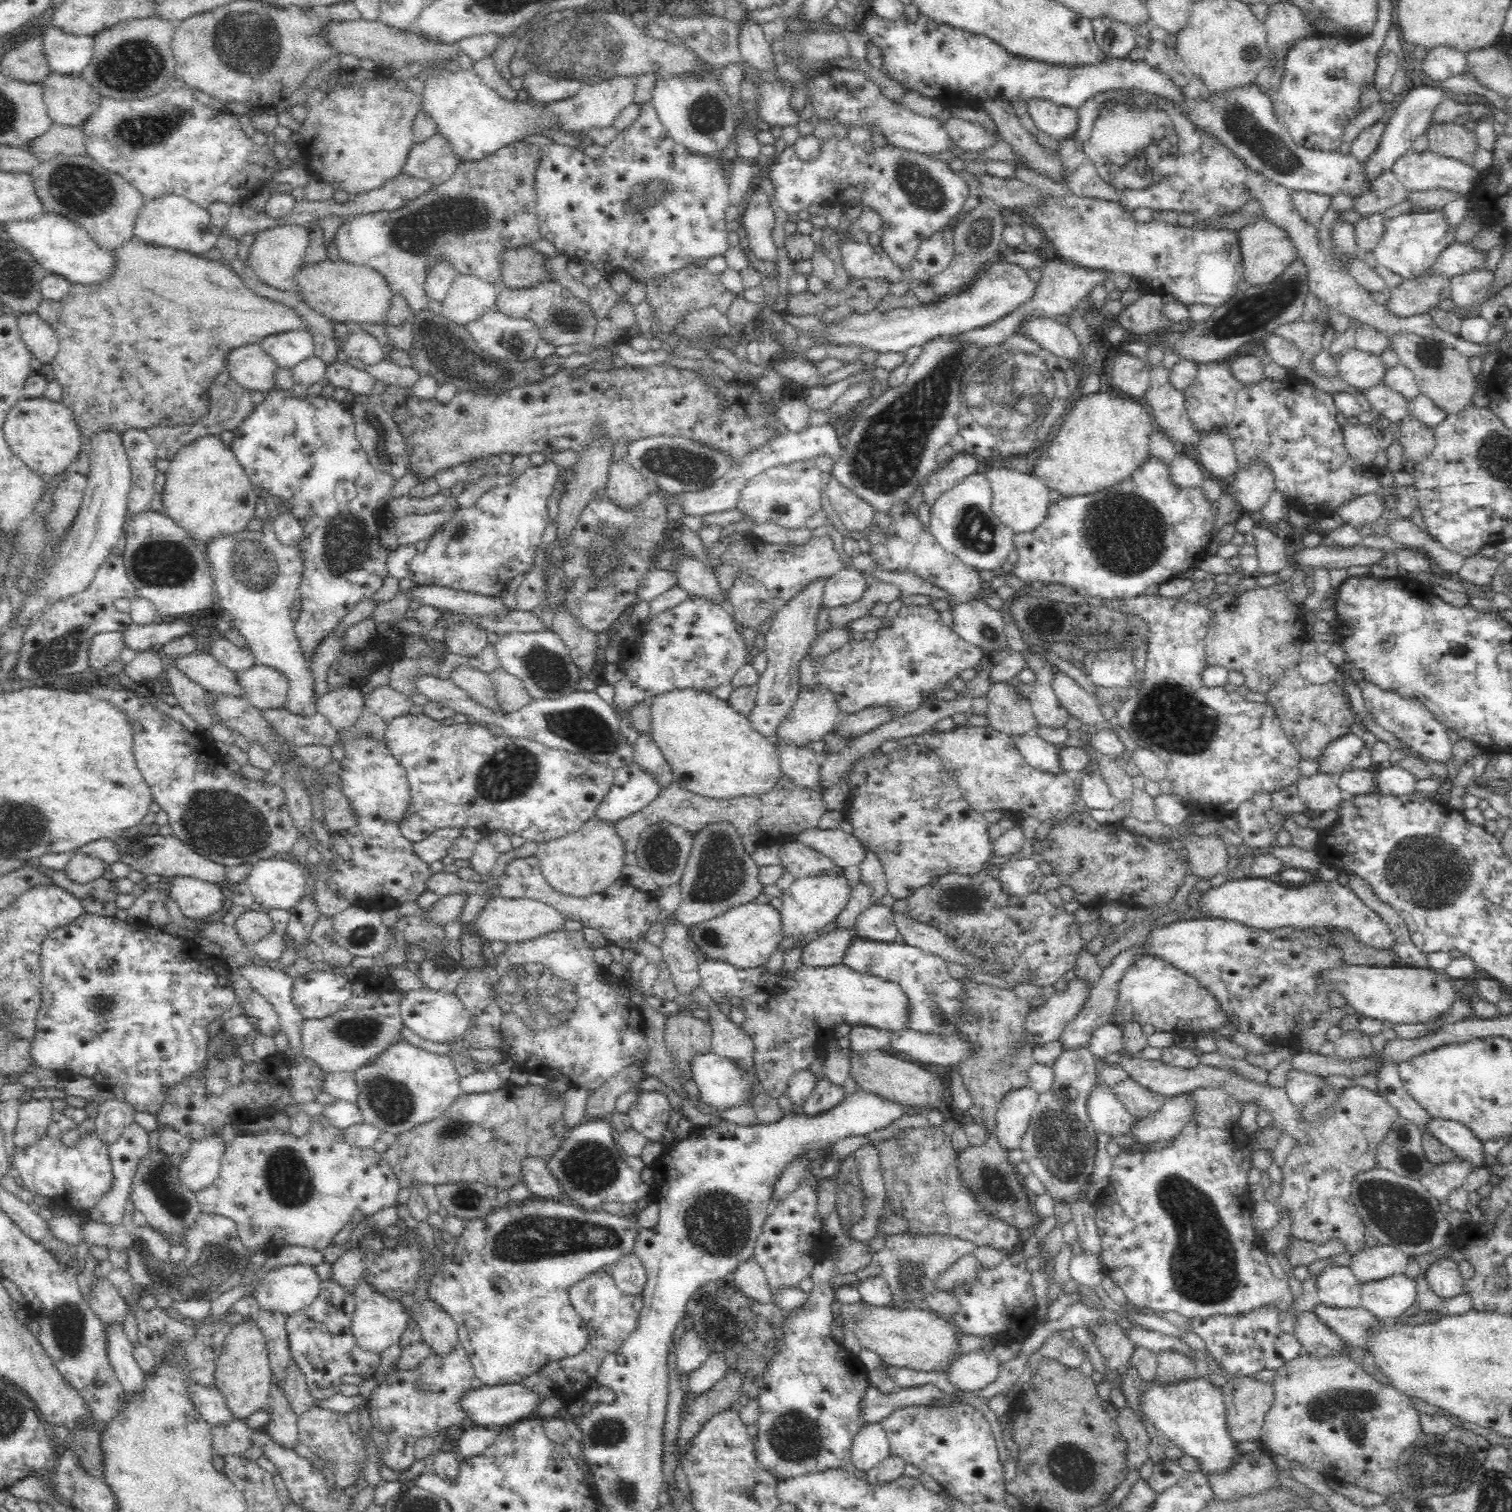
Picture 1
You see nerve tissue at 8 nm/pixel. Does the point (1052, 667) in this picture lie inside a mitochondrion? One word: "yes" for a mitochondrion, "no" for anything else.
no

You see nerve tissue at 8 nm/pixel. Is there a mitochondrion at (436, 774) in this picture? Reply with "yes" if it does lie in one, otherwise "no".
no

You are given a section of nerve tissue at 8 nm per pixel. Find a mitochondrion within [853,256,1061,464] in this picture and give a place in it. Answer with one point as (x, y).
(1007, 385)

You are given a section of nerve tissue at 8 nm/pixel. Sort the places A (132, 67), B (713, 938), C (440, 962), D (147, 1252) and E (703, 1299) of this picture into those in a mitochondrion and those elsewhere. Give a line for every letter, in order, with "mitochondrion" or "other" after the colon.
A: mitochondrion
B: mitochondrion
C: mitochondrion
D: mitochondrion
E: other

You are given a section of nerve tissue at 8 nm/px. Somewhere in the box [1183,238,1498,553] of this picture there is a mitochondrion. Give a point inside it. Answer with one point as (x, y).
(1430, 356)

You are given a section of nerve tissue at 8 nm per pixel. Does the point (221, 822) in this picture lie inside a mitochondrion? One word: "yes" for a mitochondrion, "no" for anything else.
yes

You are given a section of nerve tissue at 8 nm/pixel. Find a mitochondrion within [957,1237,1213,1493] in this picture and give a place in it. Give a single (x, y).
(1075, 1476)

